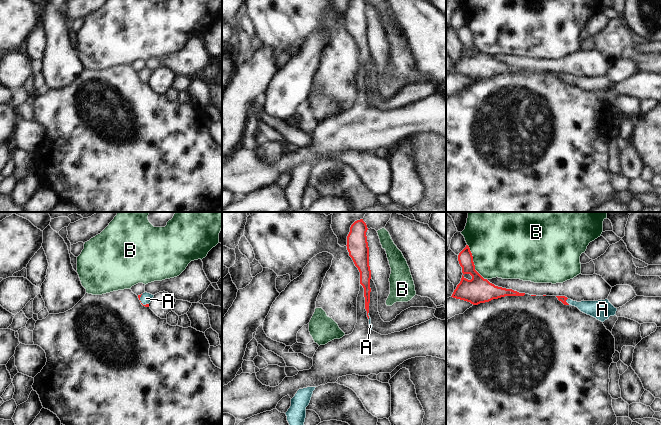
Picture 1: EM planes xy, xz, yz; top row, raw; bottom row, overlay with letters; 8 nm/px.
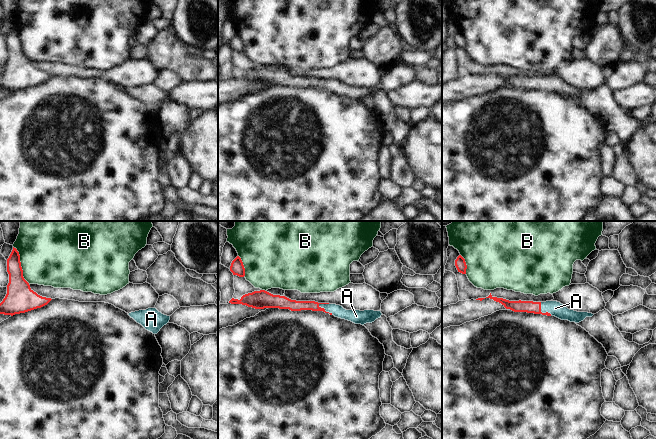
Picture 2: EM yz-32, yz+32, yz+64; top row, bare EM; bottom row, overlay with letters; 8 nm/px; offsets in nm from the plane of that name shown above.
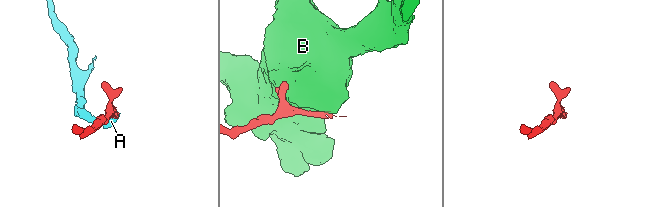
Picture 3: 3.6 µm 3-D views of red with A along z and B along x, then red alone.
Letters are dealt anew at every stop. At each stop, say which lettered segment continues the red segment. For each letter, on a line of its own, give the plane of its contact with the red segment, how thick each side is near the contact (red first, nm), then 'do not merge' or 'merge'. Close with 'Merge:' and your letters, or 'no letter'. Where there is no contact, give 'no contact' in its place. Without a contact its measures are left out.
A: yz | 50/130 nm | merge
B: yz | 220/480 nm | do not merge
Merge: A

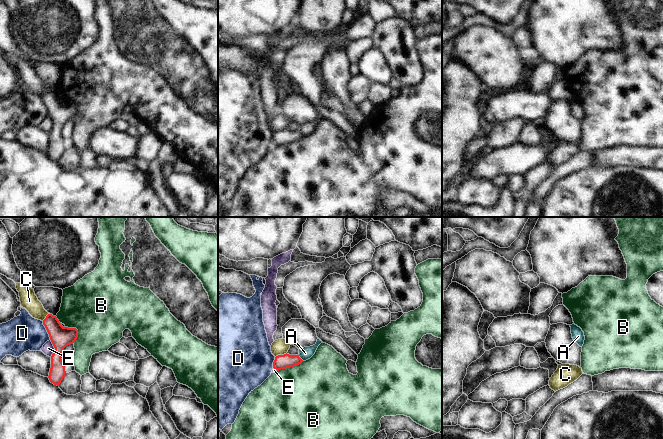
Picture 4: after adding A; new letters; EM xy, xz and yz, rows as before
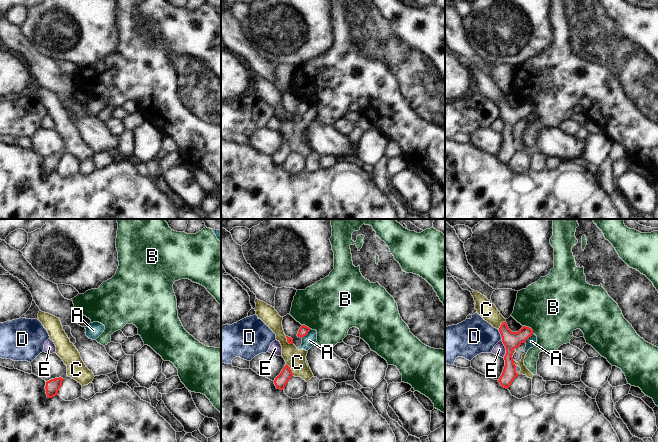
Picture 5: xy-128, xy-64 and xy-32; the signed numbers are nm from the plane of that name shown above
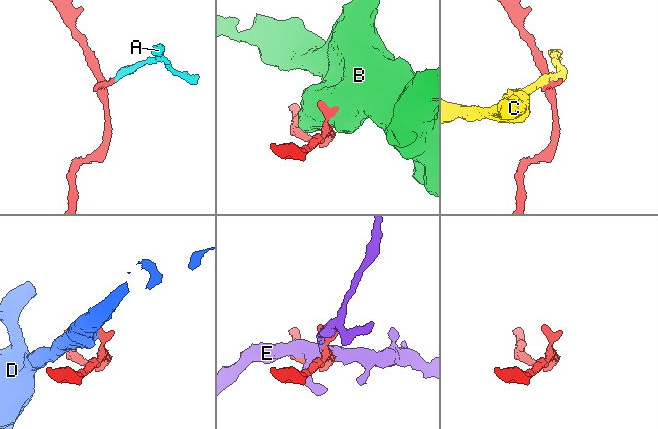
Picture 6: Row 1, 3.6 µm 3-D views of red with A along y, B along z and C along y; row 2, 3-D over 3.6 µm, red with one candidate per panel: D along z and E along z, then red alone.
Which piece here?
A: xz | 110/100 nm | do not merge
B: xz | 110/480 nm | do not merge
C: xz | 110/130 nm | do not merge
D: xy | 170/280 nm | do not merge
E: xy | 170/90 nm | do not merge
Merge: no letter

